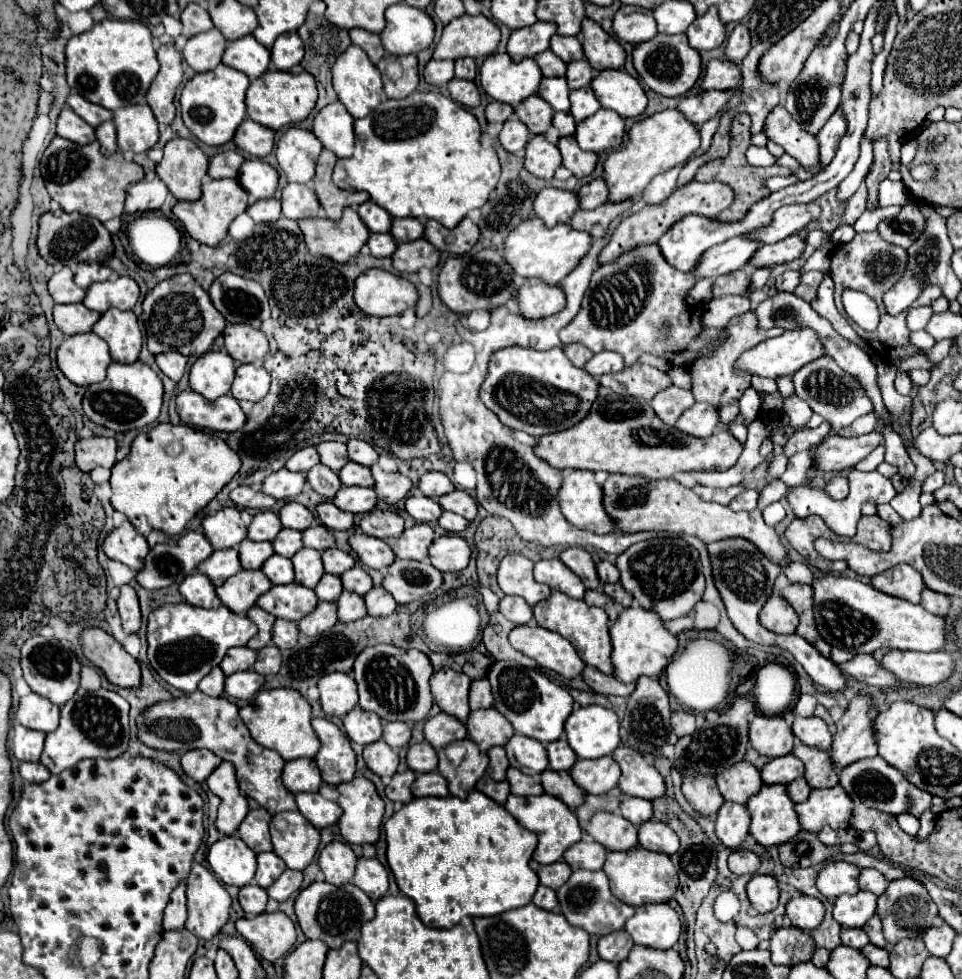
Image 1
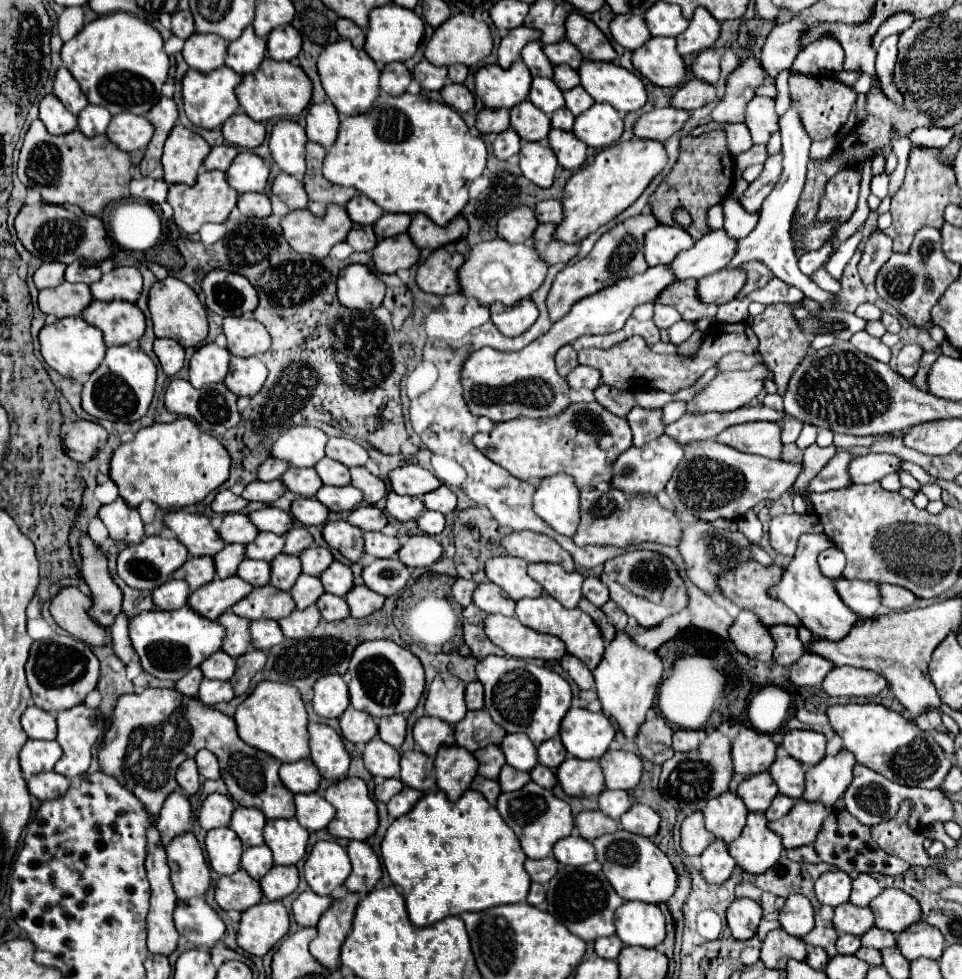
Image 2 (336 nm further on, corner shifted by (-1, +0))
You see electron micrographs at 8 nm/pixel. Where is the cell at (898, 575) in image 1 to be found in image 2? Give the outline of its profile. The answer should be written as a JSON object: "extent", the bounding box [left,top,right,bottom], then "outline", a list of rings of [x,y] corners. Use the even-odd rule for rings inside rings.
{"extent":[835,578,881,618],"outline":[[[839,578],[835,582],[835,588],[841,596],[841,600],[853,608],[859,616],[875,618],[877,610],[881,606],[881,592],[877,582],[863,582],[863,580],[845,580]]]}

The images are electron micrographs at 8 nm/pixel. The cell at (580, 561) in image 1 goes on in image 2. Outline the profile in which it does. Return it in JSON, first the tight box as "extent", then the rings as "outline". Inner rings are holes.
{"extent":[503,530,575,572],"outline":[[[521,530],[505,536],[503,548],[507,550],[507,554],[523,552],[513,556],[519,556],[527,562],[555,562],[555,564],[561,564],[567,572],[575,570],[575,562],[569,556],[569,552],[565,552],[553,538],[531,530]]]}

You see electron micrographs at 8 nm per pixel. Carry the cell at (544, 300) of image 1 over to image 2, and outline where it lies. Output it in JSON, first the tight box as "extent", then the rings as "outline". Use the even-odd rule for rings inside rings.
{"extent":[489,298,539,336],"outline":[[[525,298],[525,300],[517,302],[515,306],[505,306],[501,302],[495,302],[489,306],[489,310],[491,310],[493,324],[505,336],[519,336],[519,334],[527,332],[539,316],[539,310],[531,298]]]}

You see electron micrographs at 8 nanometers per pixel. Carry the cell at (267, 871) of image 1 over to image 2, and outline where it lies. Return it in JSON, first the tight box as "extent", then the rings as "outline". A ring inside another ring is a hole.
{"extent":[241,846,275,880],"outline":[[[255,846],[255,848],[247,848],[243,852],[241,868],[255,880],[261,880],[273,866],[275,866],[275,862],[273,862],[273,856],[267,846]]]}

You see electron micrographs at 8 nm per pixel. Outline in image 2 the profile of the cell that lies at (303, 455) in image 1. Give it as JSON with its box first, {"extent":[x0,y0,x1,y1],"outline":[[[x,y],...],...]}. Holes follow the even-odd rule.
{"extent":[259,458,291,482],"outline":[[[267,458],[261,466],[259,466],[259,480],[263,482],[271,482],[271,480],[279,480],[285,470],[289,468],[291,464],[287,460],[277,460],[277,458]]]}

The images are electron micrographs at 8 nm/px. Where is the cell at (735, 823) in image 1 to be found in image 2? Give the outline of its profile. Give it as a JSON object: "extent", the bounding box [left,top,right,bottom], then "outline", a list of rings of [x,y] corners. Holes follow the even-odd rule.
{"extent":[701,838,735,884],"outline":[[[717,838],[705,852],[701,854],[701,872],[709,884],[723,884],[735,868],[735,860],[729,854],[727,842]]]}

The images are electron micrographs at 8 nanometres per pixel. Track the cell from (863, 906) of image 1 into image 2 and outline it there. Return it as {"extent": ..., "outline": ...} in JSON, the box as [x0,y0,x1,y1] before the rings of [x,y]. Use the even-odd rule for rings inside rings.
{"extent":[833,902,875,936],"outline":[[[851,902],[841,904],[835,908],[835,918],[833,918],[833,926],[839,934],[855,934],[861,936],[865,934],[871,926],[875,924],[873,912],[871,908],[863,908],[863,906],[855,906]]]}

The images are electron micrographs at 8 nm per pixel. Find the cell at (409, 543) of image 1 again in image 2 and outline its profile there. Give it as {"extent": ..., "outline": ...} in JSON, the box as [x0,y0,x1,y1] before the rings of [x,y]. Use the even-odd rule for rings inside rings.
{"extent":[365,532,401,558],"outline":[[[365,532],[365,554],[373,558],[393,558],[401,548],[399,538],[383,532]]]}

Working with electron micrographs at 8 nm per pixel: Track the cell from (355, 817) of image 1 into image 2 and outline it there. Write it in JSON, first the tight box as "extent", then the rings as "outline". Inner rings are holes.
{"extent":[325,776,379,842],"outline":[[[349,776],[333,782],[325,790],[325,800],[329,800],[335,808],[335,818],[327,826],[333,836],[365,842],[371,834],[375,834],[379,814],[361,778]]]}

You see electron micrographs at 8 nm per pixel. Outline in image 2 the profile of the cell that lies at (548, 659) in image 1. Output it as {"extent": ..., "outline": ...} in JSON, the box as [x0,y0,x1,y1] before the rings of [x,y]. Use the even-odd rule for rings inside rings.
{"extent":[485,616,565,662],"outline":[[[487,616],[485,632],[493,644],[497,644],[505,654],[515,658],[541,658],[549,662],[561,660],[561,656],[565,654],[563,640],[551,634],[539,634],[523,626],[515,616]]]}

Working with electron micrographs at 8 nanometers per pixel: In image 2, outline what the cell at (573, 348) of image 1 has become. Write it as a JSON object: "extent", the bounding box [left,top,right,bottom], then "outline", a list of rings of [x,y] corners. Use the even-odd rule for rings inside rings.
{"extent":[555,346,579,376],"outline":[[[563,346],[557,356],[555,356],[555,362],[557,362],[557,372],[561,376],[567,376],[579,362],[577,362],[577,352],[573,350],[573,346]]]}

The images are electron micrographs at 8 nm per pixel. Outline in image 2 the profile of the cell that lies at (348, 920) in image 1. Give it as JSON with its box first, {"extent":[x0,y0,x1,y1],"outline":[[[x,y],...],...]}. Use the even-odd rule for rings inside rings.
{"extent":[293,892,333,926],"outline":[[[303,892],[293,900],[293,916],[299,926],[315,926],[321,914],[333,904],[331,896],[319,896],[315,892]]]}

